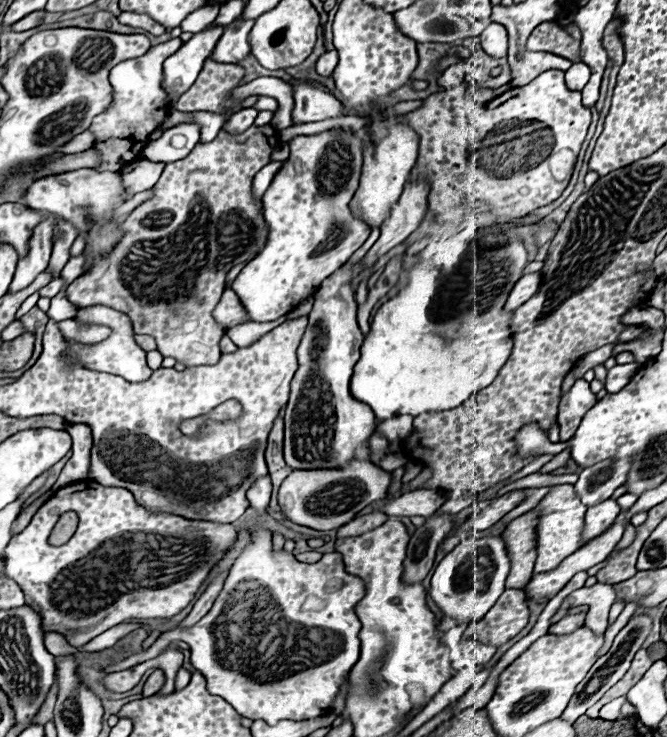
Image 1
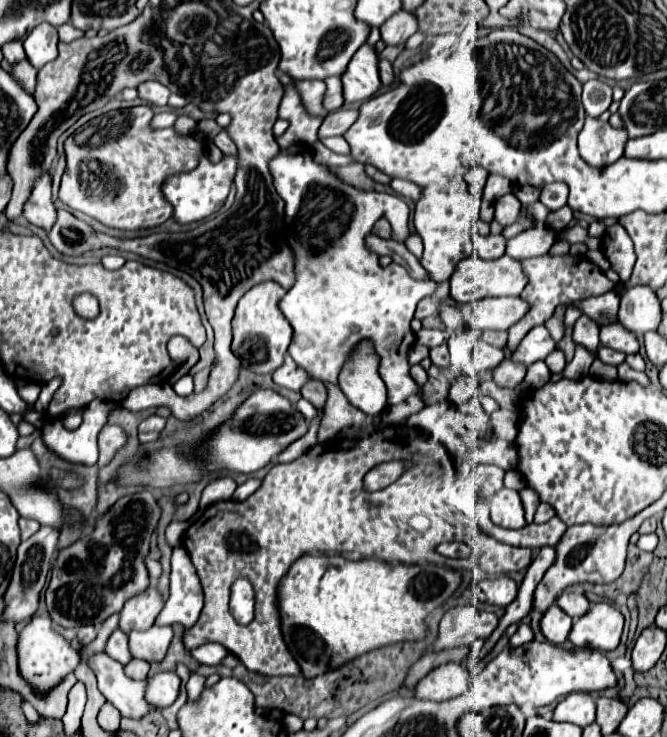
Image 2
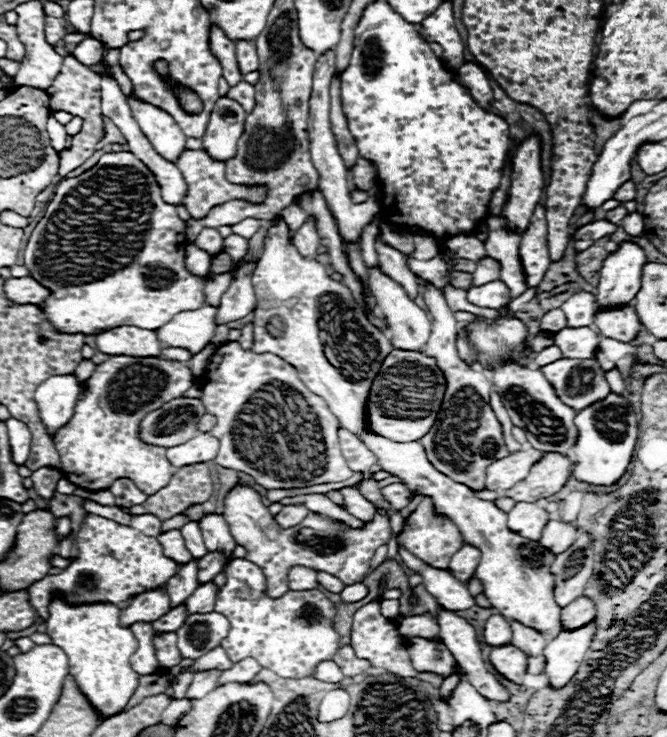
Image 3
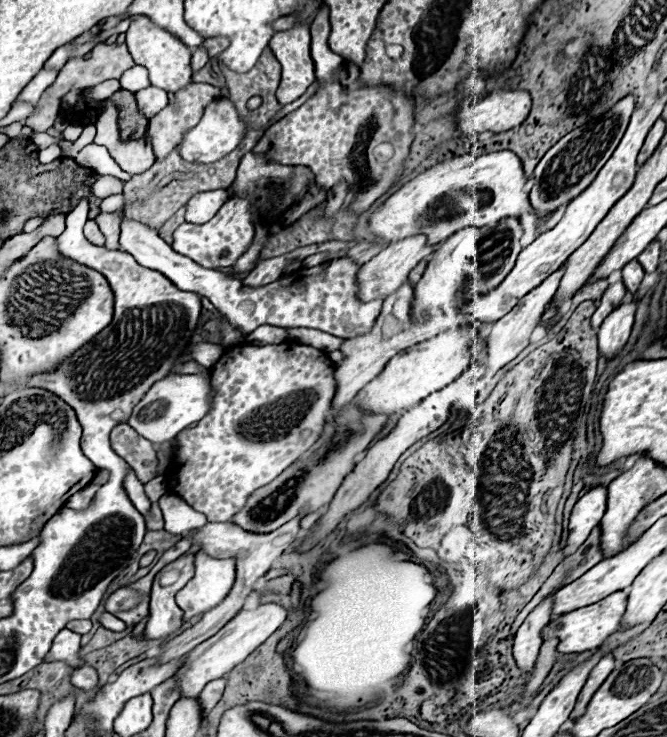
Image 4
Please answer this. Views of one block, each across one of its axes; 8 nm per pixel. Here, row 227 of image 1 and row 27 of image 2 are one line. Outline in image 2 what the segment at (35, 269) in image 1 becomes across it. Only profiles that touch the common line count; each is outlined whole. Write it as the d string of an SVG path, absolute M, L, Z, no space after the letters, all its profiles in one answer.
M50 24L36 26L24 40L26 58L34 68L42 68L58 56L58 30Z

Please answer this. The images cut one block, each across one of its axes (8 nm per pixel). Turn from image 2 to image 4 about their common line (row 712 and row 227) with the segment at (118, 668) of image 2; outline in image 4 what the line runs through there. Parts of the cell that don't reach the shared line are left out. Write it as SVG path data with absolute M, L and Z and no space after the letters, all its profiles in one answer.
M122 220L120 246L124 252L132 254L138 260L138 264L162 272L180 290L196 292L208 298L218 308L218 312L222 312L230 320L230 324L242 330L244 334L250 334L260 324L272 324L280 328L316 328L338 338L352 338L358 334L366 334L374 326L382 308L382 300L360 302L356 298L356 272L360 266L348 258L338 258L314 268L296 270L294 274L282 276L280 280L268 286L250 288L244 286L238 278L226 276L212 268L200 268L198 264L192 264L192 260L180 256L178 252L172 252L170 244L166 244L158 236L158 232L144 228L144 224Z

